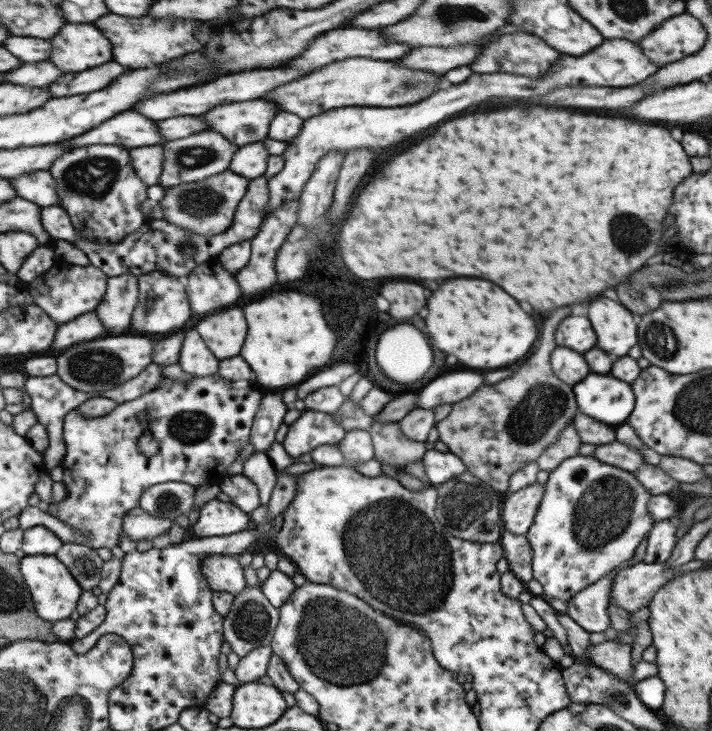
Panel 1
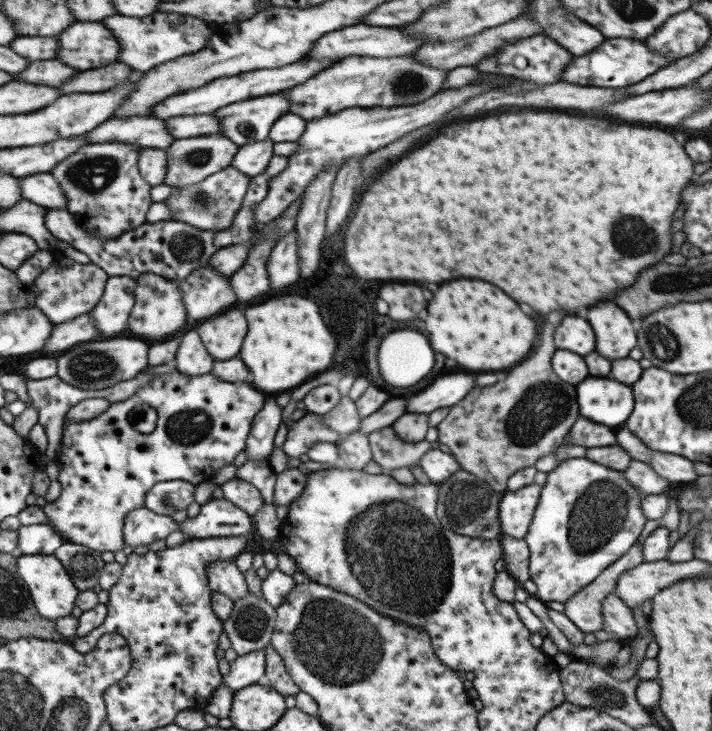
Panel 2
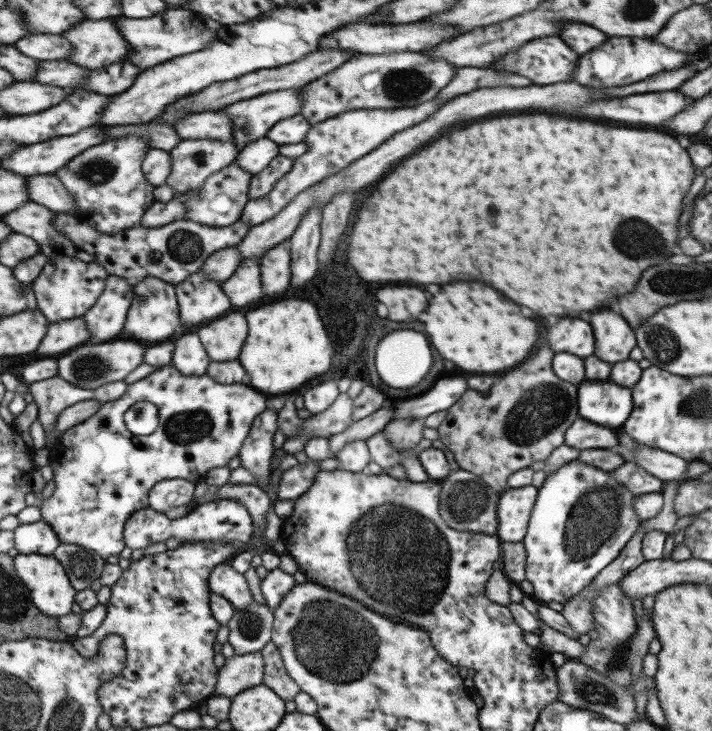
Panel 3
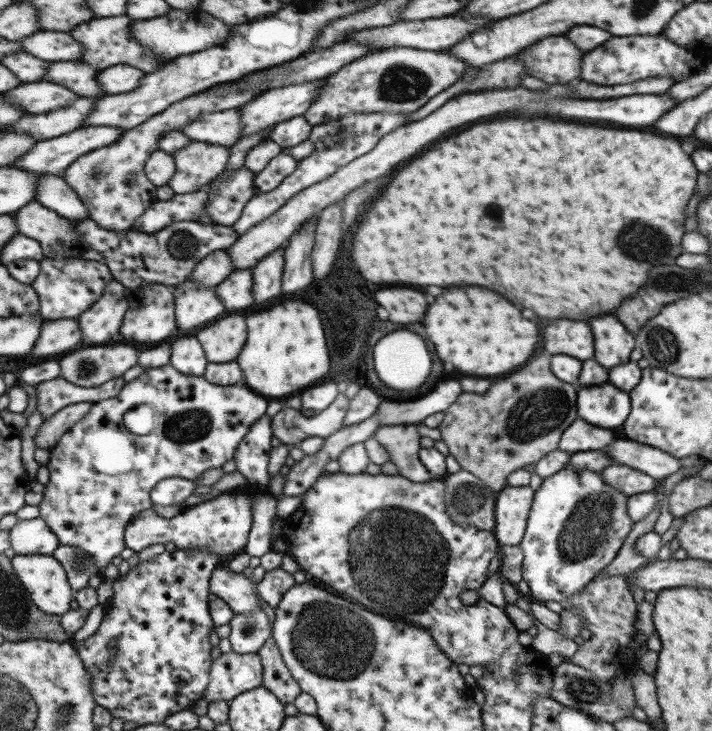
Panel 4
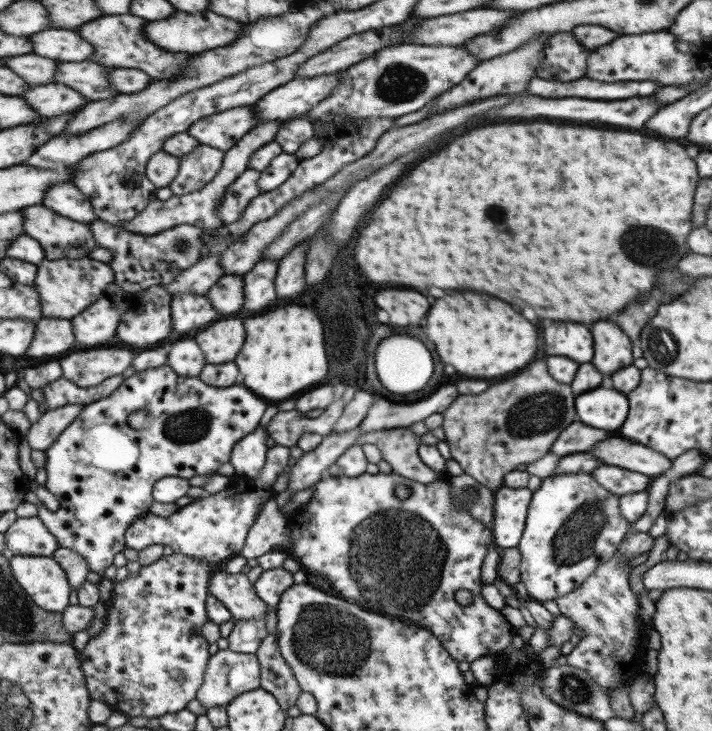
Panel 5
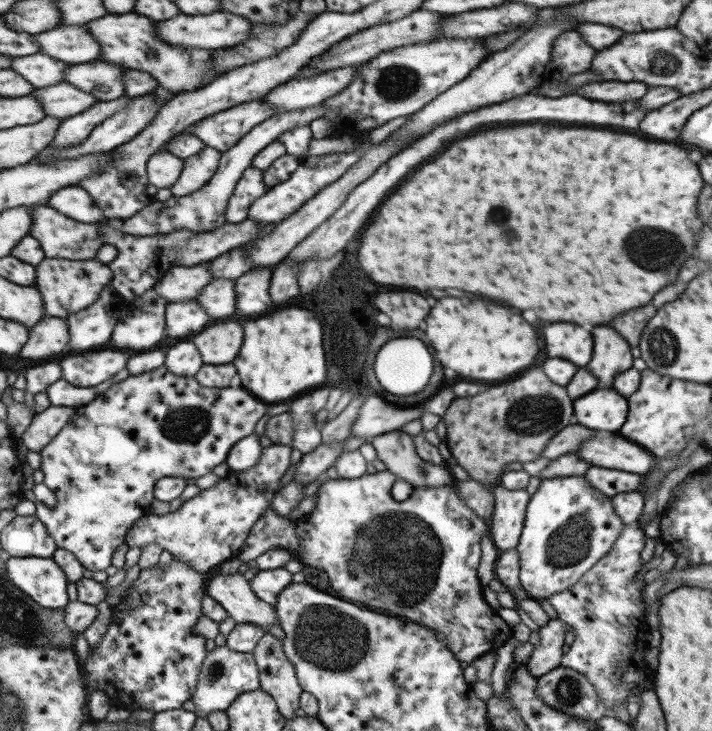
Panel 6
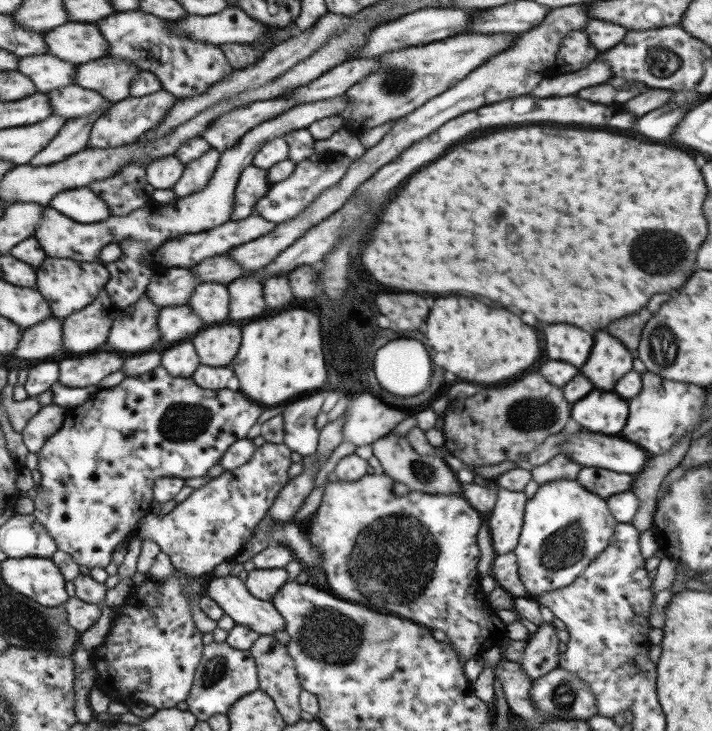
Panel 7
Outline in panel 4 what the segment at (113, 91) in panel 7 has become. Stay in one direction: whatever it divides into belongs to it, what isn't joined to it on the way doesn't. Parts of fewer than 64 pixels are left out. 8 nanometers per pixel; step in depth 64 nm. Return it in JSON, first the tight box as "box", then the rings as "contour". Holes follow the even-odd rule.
{"box":[43,62,105,99],"contour":[[[53,62],[47,66],[43,80],[53,80],[53,84],[61,84],[79,96],[99,99],[105,94],[95,82],[95,72],[97,70],[81,62]]]}

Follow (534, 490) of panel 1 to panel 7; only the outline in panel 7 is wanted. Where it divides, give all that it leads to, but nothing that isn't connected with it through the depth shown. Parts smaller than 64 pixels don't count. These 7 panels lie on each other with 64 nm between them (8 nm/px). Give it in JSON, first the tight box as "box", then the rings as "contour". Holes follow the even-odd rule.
{"box":[487,486,526,556],"contour":[[[499,486],[496,488],[496,500],[487,522],[495,556],[511,552],[518,544],[526,506],[526,497],[522,491],[511,492]]]}

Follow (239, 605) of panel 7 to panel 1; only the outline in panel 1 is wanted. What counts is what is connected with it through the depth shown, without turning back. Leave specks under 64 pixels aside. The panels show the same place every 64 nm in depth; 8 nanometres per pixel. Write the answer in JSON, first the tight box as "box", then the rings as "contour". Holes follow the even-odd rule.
{"box":[200,555,246,597],"contour":[[[234,555],[202,556],[200,571],[203,582],[207,583],[212,591],[225,591],[234,597],[246,585],[242,575],[242,566]]]}

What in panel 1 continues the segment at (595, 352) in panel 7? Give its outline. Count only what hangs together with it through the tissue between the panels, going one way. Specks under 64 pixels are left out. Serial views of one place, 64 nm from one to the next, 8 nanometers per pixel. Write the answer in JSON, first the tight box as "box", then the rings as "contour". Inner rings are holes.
{"box":[587,298,636,360],"contour":[[[599,298],[599,300],[589,304],[587,316],[589,316],[591,326],[593,326],[597,336],[597,344],[599,344],[597,348],[607,352],[611,360],[627,355],[629,348],[636,344],[636,317],[630,310],[627,310],[627,307],[621,306],[619,302],[613,302],[609,298]]]}

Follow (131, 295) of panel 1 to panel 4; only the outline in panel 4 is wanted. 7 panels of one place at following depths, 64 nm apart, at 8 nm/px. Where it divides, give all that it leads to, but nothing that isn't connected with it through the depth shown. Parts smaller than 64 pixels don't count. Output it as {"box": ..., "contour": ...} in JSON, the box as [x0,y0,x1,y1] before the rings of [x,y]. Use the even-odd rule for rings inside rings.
{"box":[79,280,131,344],"contour":[[[114,280],[105,285],[100,297],[79,316],[81,340],[85,344],[109,342],[113,338],[119,340],[119,327],[129,305],[131,291]]]}

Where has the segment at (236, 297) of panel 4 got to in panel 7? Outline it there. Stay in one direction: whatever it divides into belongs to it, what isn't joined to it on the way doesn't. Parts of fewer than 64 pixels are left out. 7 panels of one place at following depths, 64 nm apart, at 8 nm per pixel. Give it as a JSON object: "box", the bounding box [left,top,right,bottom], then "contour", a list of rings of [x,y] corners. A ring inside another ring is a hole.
{"box":[185,281,228,324],"contour":[[[203,281],[193,289],[185,305],[189,305],[204,324],[225,320],[228,315],[227,285]]]}

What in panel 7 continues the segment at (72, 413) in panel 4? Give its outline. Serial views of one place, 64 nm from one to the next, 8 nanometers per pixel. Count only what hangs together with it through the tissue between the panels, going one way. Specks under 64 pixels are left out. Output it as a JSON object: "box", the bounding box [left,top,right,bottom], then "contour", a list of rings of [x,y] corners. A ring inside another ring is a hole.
{"box":[20,404,64,453],"contour":[[[53,404],[43,406],[27,421],[20,435],[28,452],[36,453],[61,428],[64,411],[64,407]]]}

